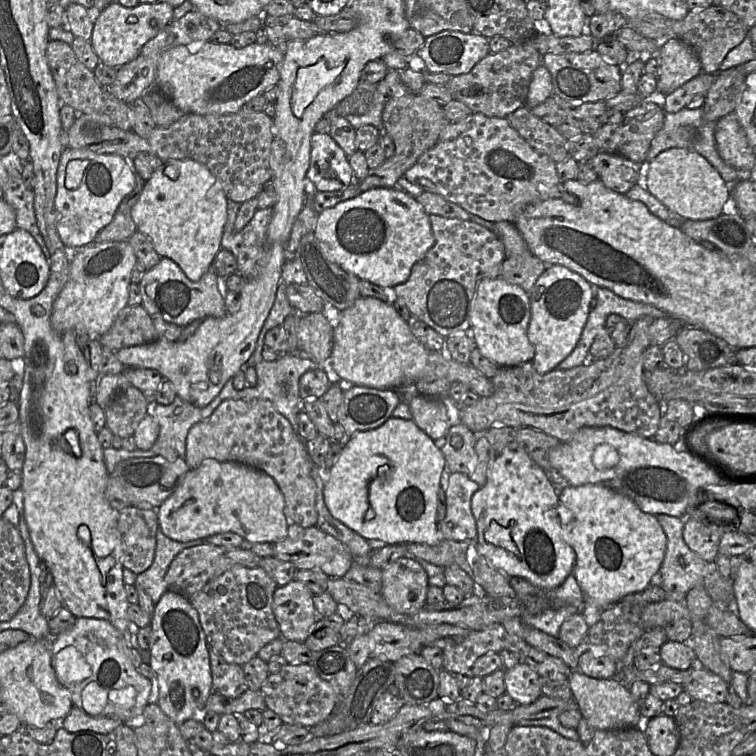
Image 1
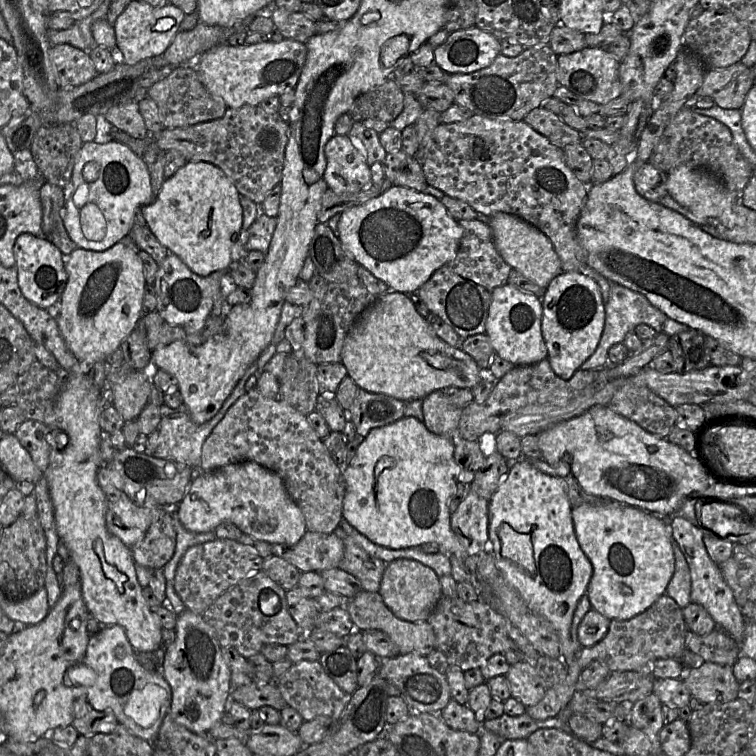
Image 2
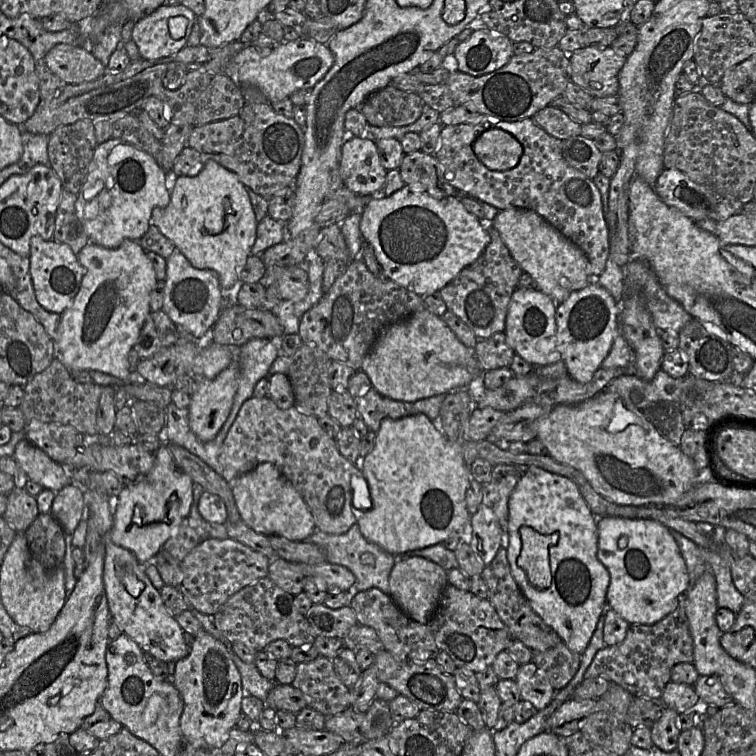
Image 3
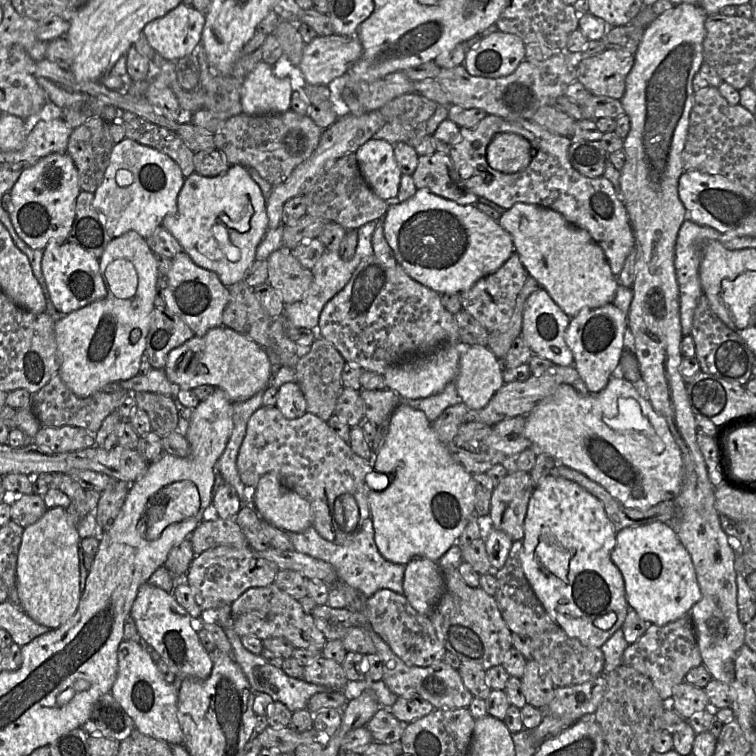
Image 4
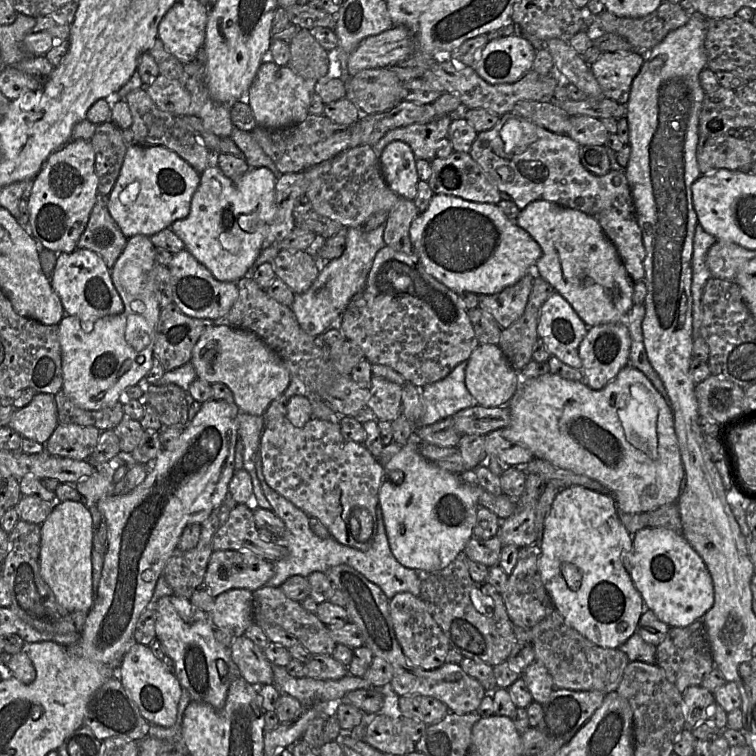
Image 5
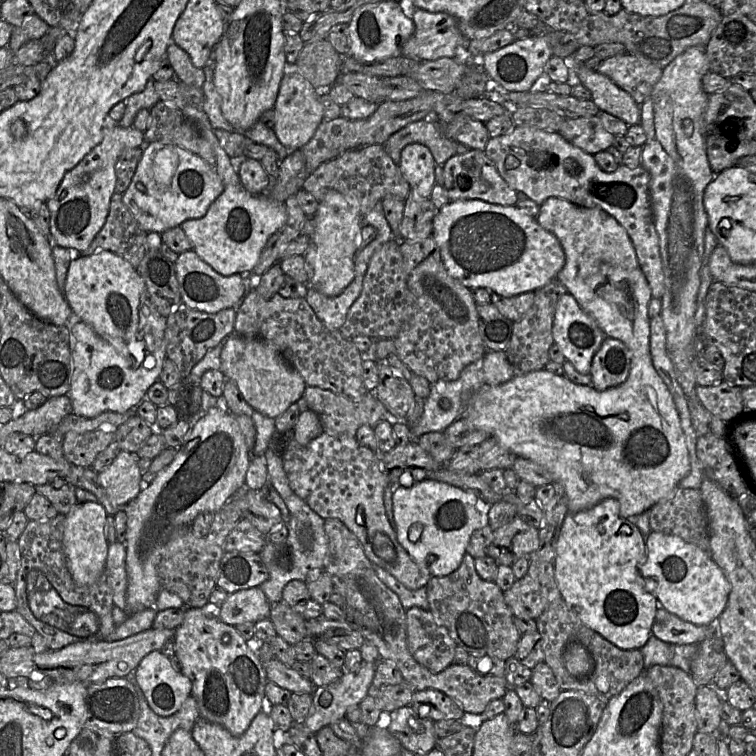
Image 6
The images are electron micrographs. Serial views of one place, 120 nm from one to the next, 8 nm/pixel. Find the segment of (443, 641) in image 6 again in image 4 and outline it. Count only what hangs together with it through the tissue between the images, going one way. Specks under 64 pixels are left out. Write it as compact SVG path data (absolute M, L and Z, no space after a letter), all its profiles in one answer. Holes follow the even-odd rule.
M380 589L367 598L367 619L391 650L407 665L427 667L442 661L447 652L437 638L430 617L419 614L402 594L389 589Z

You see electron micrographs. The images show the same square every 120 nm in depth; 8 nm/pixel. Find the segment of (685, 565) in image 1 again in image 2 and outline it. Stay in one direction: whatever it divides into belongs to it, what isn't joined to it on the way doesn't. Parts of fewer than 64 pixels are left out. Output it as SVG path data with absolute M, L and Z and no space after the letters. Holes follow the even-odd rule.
M668 516L662 519L667 521L672 539L679 546L689 566L691 575L691 603L704 607L712 616L717 626L740 643L743 638L744 616L735 600L733 590L724 580L721 566L710 558L705 548L703 542L704 532L681 516Z

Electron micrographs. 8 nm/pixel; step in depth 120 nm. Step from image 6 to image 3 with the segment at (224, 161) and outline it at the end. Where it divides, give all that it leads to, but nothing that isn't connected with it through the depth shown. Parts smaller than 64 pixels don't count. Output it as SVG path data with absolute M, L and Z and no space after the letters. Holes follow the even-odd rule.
M213 160L205 161L203 169L196 176L176 176L169 204L164 208L153 209L151 224L173 242L176 250L180 251L193 267L216 272L220 286L226 289L231 289L240 281L239 273L251 255L257 227L246 187L234 172Z

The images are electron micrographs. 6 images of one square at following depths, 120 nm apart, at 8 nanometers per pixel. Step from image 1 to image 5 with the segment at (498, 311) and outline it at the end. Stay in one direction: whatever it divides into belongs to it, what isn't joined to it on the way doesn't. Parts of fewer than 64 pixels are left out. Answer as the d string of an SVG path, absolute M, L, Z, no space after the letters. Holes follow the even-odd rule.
M558 293L543 304L537 334L546 350L568 366L582 370L578 347L589 327Z

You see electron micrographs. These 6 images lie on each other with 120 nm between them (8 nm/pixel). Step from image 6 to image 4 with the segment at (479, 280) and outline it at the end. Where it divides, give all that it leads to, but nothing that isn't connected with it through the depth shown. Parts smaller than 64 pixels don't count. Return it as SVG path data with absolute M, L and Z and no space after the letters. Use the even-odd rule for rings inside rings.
M418 189L408 200L390 205L382 220L379 221L379 224L383 226L384 237L393 251L397 264L401 266L413 280L439 294L461 293L470 289L480 279L496 272L515 252L511 236L499 225L498 221L482 213L475 205L460 205L454 201L437 196L426 189Z

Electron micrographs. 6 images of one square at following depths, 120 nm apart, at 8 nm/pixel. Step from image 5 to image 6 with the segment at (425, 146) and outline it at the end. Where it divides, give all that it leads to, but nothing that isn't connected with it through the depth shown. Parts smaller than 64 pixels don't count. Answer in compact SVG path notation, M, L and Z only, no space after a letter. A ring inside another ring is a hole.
M425 120L412 122L393 133L382 147L396 164L400 162L403 148L409 144L422 144L429 148L436 165L443 165L452 156L472 150L448 138L442 125Z

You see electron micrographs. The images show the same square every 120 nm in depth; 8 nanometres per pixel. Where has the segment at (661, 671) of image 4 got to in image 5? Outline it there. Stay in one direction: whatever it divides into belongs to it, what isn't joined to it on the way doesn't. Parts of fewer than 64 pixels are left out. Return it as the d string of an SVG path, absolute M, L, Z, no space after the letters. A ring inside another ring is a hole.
M696 621L686 627L670 627L664 640L656 646L655 664L664 670L668 680L681 693L689 687L700 686L704 677L715 668L704 623Z

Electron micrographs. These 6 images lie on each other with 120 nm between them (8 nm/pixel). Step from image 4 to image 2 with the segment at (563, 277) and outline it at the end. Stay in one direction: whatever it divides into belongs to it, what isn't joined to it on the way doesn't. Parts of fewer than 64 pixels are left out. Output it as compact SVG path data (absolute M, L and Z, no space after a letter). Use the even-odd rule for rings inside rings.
M499 212L490 218L495 246L503 260L537 286L545 289L562 270L560 260L550 240L538 229L519 217Z

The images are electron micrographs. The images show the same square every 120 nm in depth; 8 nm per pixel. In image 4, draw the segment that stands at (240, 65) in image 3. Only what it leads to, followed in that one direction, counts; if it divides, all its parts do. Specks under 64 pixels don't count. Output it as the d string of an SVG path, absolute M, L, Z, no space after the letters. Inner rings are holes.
M317 36L306 44L301 62L298 66L283 54L272 66L274 74L279 78L290 78L293 91L303 89L306 84L329 85L332 81L346 75L351 66L357 62L362 52L362 46L356 36Z

